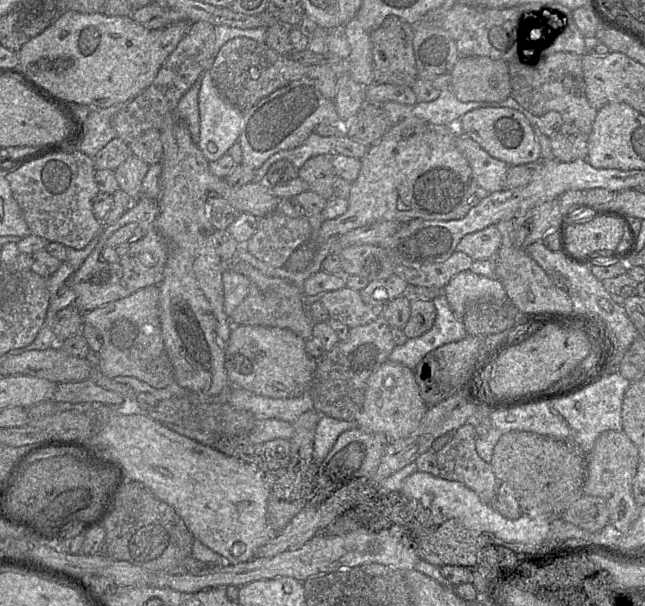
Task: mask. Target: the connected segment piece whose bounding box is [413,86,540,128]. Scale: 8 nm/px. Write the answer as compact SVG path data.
M450 86L440 90L438 98L430 102L417 102L413 105L413 114L429 125L456 126L461 117L470 110L480 107L508 107L522 112L533 128L536 117L524 109L511 96L500 102L461 102L456 98Z

